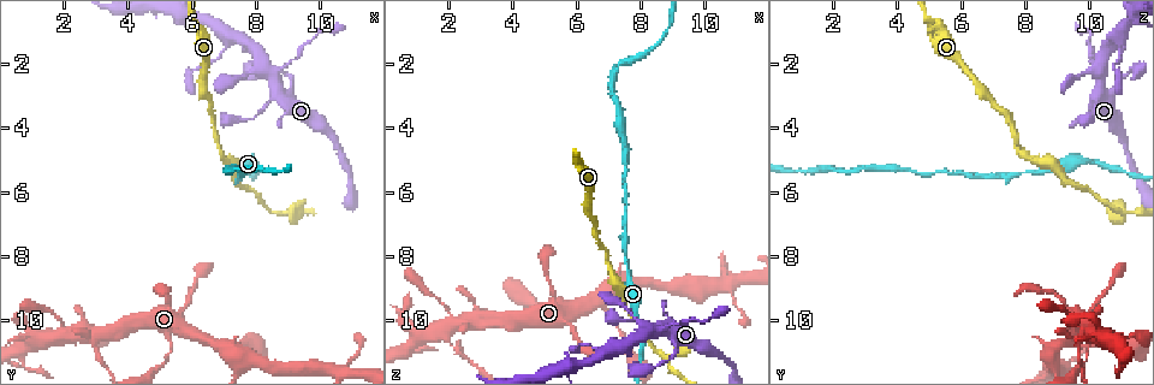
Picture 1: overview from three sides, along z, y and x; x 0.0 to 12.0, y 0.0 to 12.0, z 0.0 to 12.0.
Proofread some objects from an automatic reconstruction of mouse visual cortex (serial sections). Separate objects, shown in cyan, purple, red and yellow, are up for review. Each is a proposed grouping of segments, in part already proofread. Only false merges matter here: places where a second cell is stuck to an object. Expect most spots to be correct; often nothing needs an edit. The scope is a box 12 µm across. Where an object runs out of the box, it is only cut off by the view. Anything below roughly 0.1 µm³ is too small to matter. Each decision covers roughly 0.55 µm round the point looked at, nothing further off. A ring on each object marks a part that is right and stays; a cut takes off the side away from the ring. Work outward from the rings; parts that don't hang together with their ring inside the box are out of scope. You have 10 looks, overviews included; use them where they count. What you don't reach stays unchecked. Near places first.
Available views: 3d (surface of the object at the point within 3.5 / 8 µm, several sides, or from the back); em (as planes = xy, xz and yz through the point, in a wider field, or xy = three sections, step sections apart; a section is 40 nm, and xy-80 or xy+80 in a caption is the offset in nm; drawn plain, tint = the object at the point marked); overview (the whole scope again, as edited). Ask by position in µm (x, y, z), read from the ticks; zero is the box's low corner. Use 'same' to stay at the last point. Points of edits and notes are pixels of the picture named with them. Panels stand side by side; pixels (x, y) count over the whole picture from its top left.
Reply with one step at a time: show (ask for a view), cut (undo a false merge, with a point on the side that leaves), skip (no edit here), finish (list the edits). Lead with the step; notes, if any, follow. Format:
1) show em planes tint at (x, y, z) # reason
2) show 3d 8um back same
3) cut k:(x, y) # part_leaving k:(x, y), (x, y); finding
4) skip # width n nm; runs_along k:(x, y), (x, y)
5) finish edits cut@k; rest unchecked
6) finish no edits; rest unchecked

show 3d 3.5um at (7.9, 11.3, 8.8) # arms part here

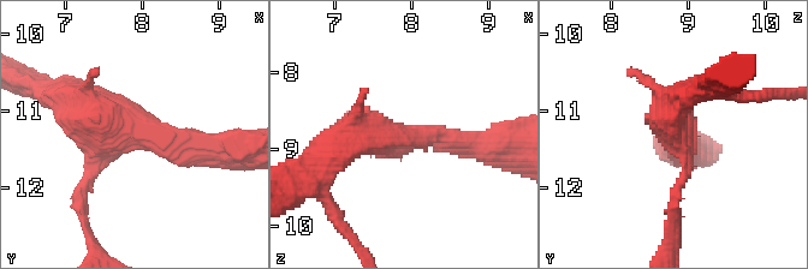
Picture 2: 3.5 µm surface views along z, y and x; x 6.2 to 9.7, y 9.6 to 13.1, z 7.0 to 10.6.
show em xy step 2 tint at (7.85, 11.30, 8.85)

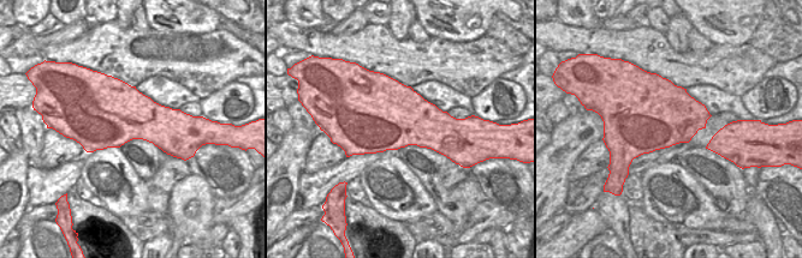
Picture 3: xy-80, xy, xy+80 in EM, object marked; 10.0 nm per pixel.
skip # runs_along 2:(53, 90), (119, 135), (189, 149); continuous, no second cell

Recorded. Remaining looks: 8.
show 3d 3.5um at (8.8, 6.6, 11.2) # a fork

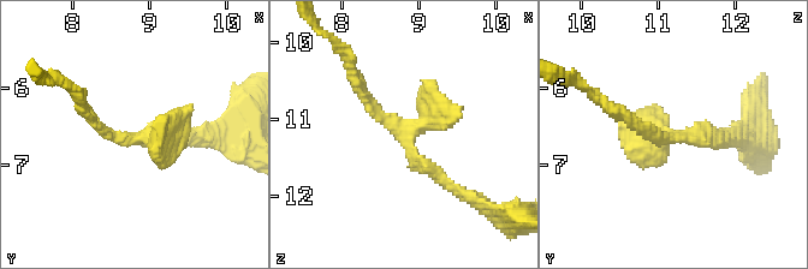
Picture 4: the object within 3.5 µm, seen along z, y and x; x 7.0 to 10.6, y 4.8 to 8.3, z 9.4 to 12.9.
show em xy step 1 plain at (8.75, 6.65, 11.15)

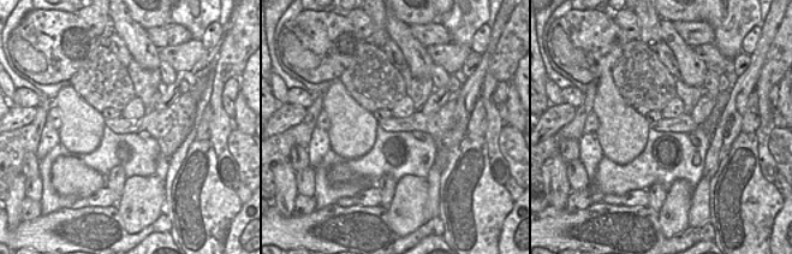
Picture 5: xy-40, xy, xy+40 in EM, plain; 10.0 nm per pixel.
show em xy step 1 tint same

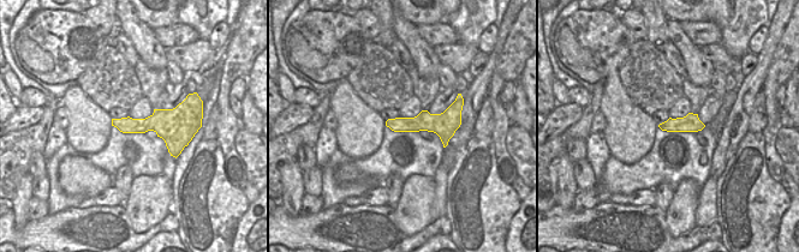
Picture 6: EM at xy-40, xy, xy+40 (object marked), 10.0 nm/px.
skip # width 190 nm; runs_along 6:(454, 118), (446, 122), (389, 124); all the same cell

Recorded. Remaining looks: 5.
show 3d 8um at (8.1, 5.0, 10.2) # sudden change in width

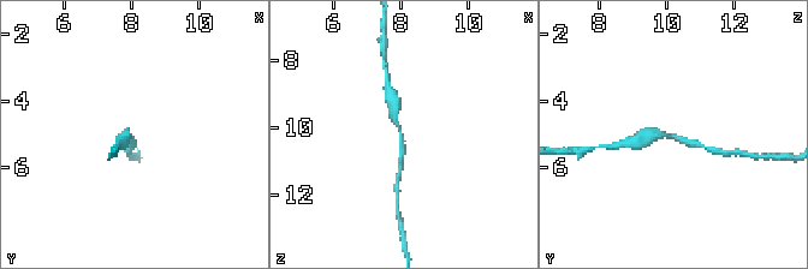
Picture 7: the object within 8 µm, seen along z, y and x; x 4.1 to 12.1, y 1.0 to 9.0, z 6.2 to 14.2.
show em xy step 1 tint at (8.1, 5.1, 10.3) # arm_widths 200, 350 nm

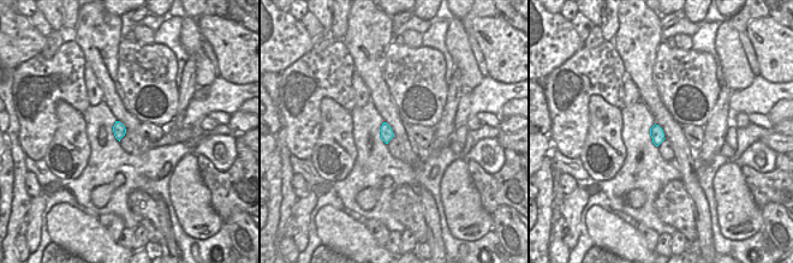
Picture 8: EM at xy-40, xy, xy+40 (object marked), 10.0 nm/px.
skip # all the same cell

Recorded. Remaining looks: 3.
show 3d 3.5um at (2.9, 10.4, 10.0) # abrupt turn

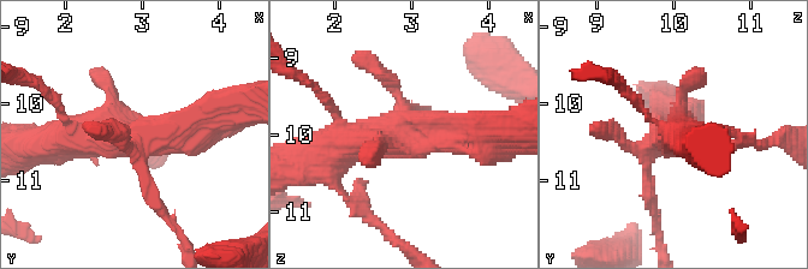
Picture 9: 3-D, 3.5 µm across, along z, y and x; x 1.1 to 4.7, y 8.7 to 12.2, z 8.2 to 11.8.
show em xy step 2 tint at (2.95, 10.45, 9.95)

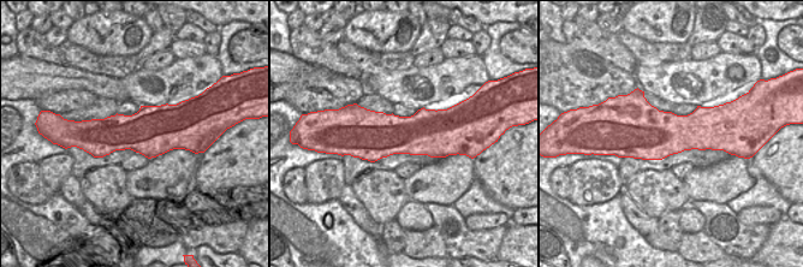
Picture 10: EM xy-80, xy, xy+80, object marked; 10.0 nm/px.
show em xy step 3 tint same # another direction

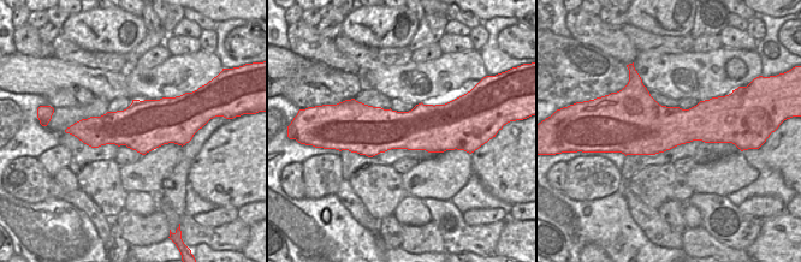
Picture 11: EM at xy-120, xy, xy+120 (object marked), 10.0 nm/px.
skip # runs_along 9:(215, 115), (179, 133), (64, 141); one cell here

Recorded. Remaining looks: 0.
finish no edits; rest unchecked

